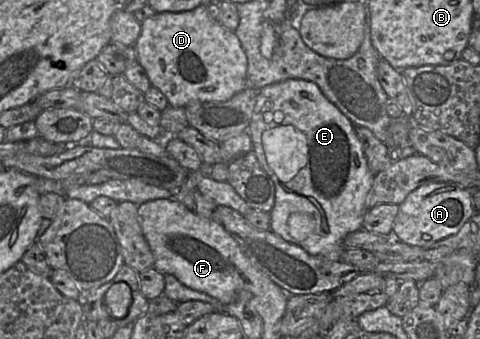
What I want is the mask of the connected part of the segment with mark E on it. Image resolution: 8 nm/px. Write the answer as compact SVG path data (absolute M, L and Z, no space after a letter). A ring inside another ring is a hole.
M287 79L259 89L248 132L252 151L275 186L269 230L310 255L340 261L345 250L344 237L362 228L368 210L366 201L374 180L352 122L323 95L314 82ZM265 112L273 114L270 122L265 122Z

